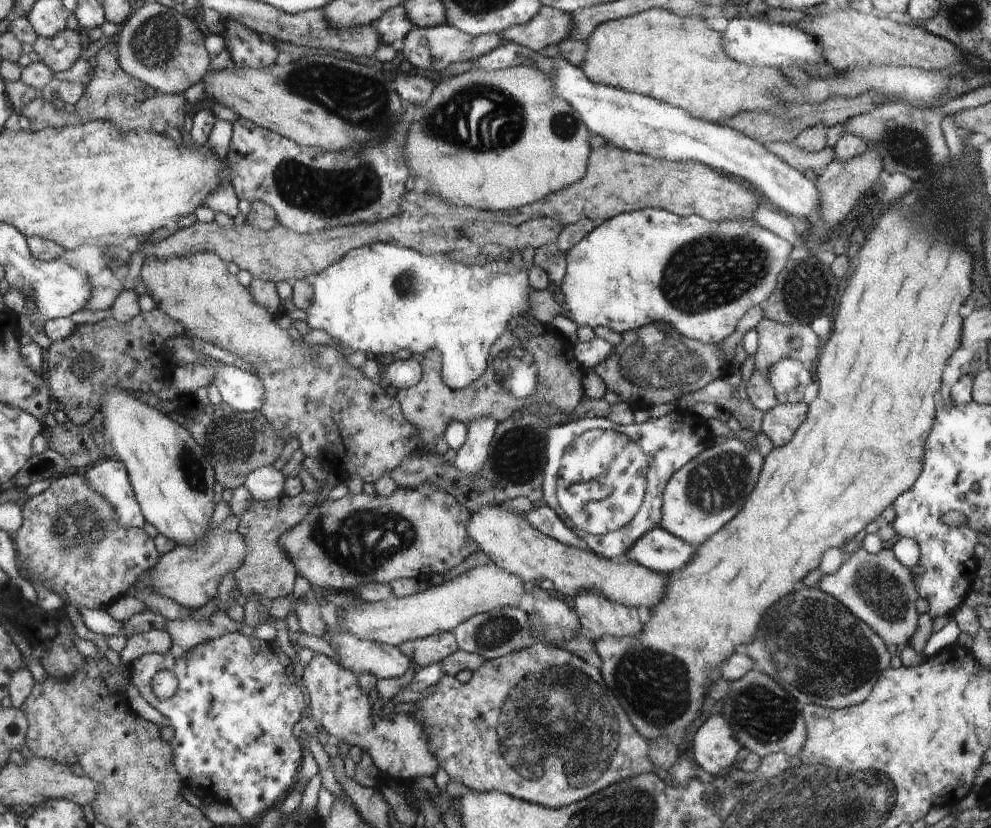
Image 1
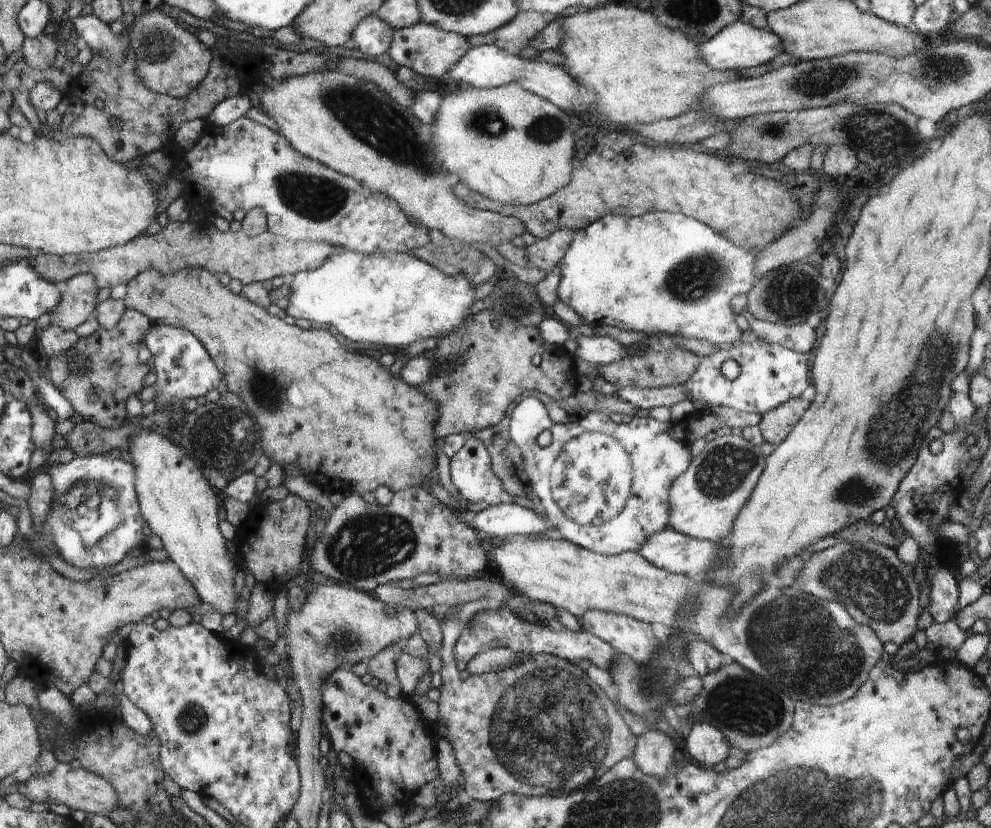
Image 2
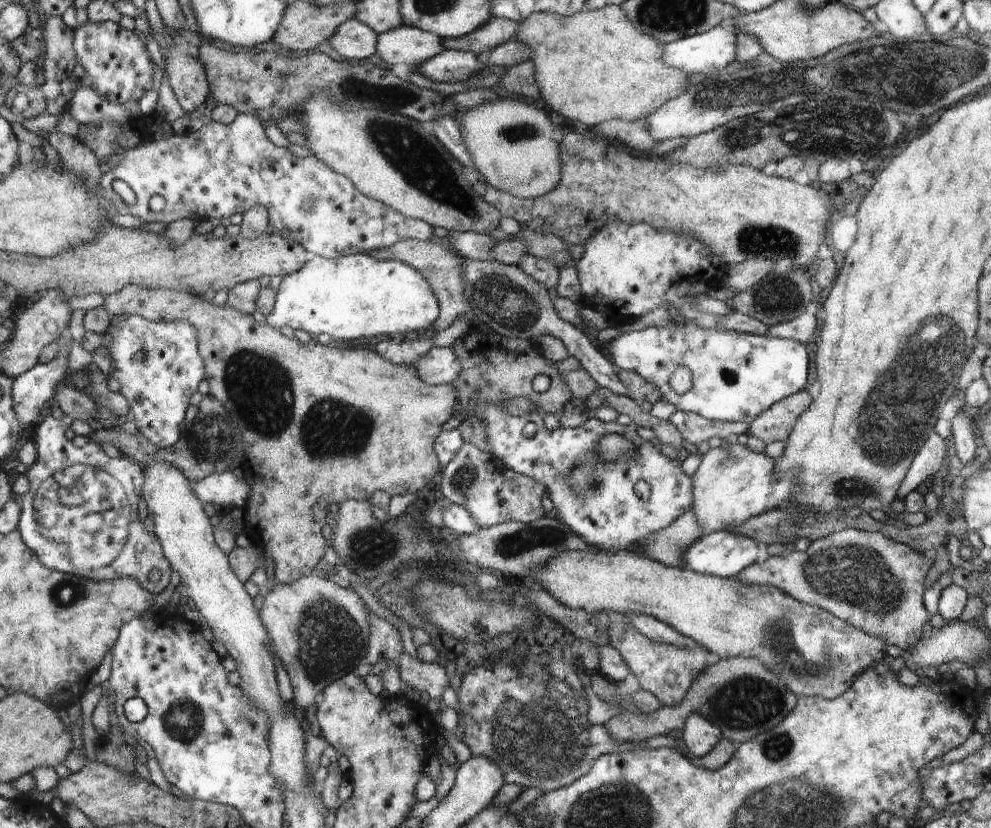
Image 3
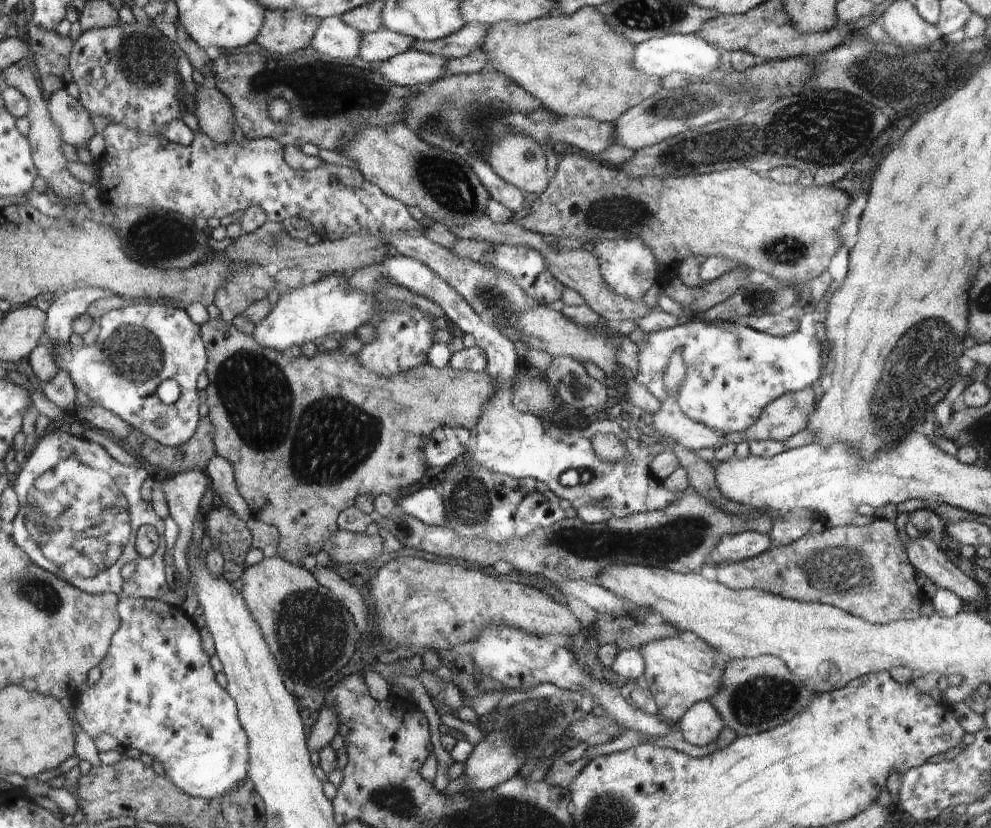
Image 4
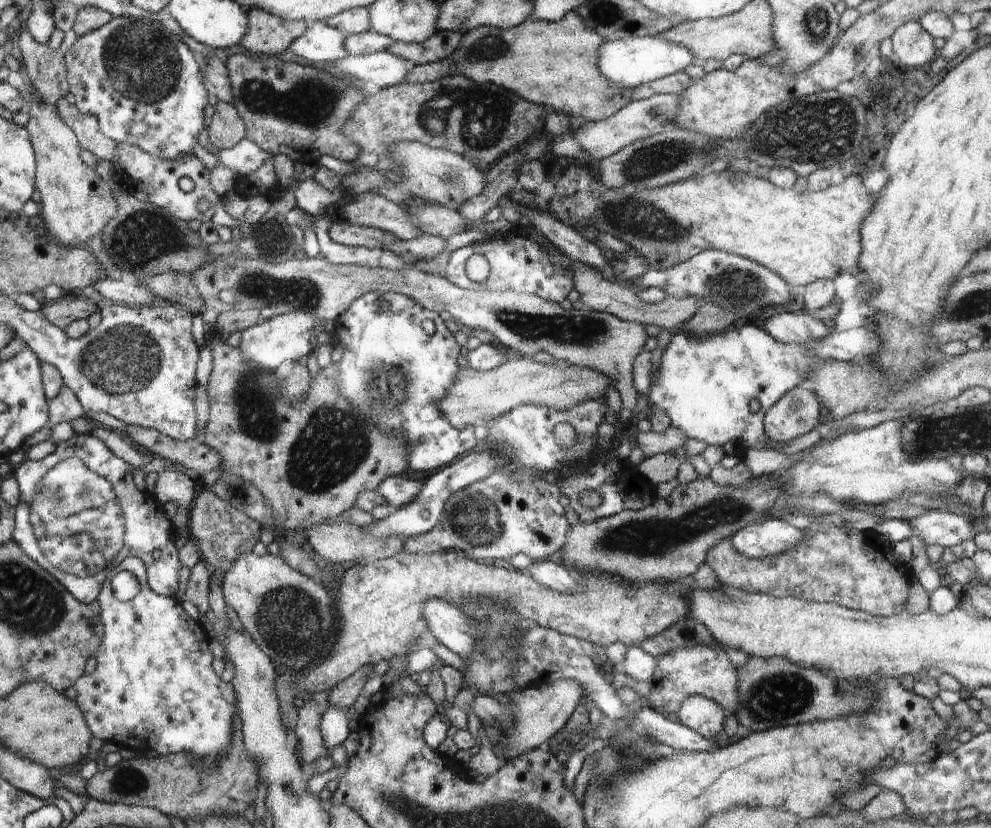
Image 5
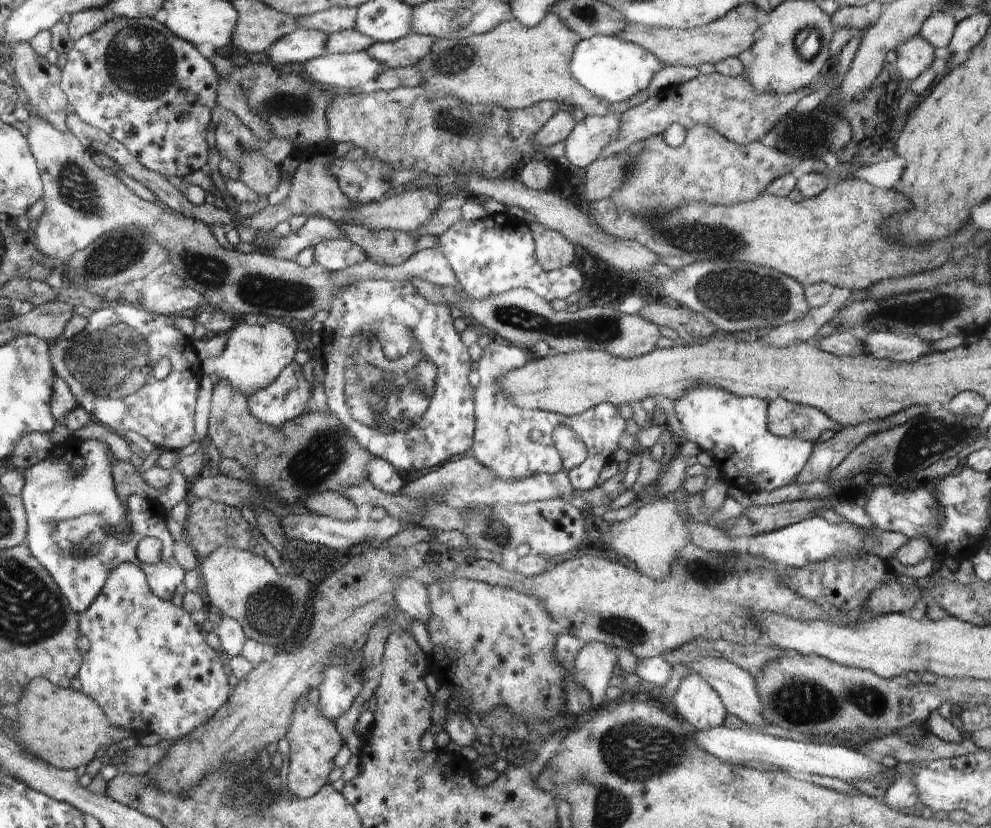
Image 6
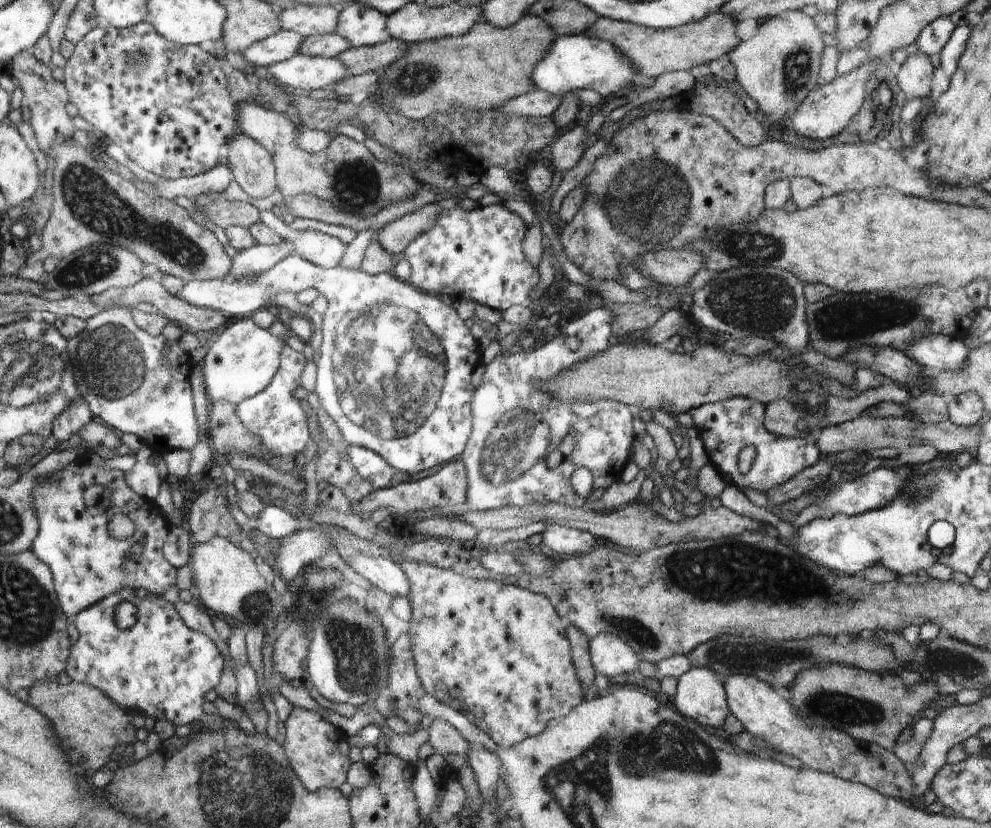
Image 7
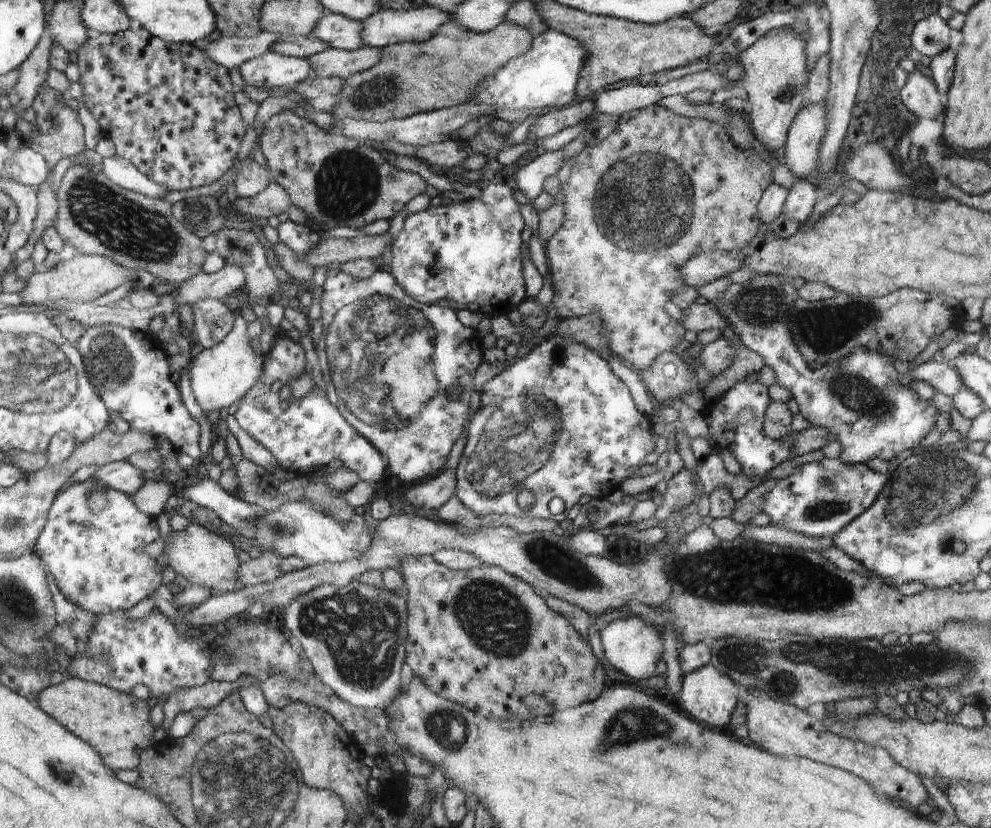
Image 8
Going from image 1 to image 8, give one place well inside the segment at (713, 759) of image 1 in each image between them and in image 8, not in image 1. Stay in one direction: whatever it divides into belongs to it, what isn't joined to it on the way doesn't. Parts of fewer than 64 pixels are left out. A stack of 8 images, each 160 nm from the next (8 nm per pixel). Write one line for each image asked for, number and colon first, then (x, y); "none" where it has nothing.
2: (705, 743)
3: (700, 735)
4: (701, 724)
5: (704, 716)
6: (698, 705)
7: (700, 696)
8: (706, 695)

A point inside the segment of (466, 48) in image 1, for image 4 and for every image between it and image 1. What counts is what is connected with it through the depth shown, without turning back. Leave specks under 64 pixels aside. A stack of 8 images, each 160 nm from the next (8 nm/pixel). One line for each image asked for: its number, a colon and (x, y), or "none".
2: (429, 51)
3: (411, 45)
4: (380, 46)

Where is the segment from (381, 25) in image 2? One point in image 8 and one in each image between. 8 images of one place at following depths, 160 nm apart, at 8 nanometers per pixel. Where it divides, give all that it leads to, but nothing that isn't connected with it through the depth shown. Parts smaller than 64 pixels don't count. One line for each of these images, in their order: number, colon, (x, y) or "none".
3: (355, 40)
4: (334, 38)
5: (321, 43)
6: (302, 45)
7: (284, 45)
8: (233, 51)

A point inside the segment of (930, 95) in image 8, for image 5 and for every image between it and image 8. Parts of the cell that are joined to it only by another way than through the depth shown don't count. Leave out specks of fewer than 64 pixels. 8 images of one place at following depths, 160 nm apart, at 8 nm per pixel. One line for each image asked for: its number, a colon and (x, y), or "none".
5: (913, 47)
6: (914, 55)
7: (914, 77)

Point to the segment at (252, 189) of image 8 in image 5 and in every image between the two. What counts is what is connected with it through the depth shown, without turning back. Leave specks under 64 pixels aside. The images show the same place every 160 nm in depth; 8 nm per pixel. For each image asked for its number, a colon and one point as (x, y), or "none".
5: (227, 128)
6: (234, 140)
7: (252, 167)

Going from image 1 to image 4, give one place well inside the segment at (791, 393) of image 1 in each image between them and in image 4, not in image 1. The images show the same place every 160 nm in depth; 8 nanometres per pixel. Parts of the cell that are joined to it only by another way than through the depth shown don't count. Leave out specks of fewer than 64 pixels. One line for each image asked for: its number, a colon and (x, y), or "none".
2: (770, 374)
3: (735, 376)
4: (733, 371)

